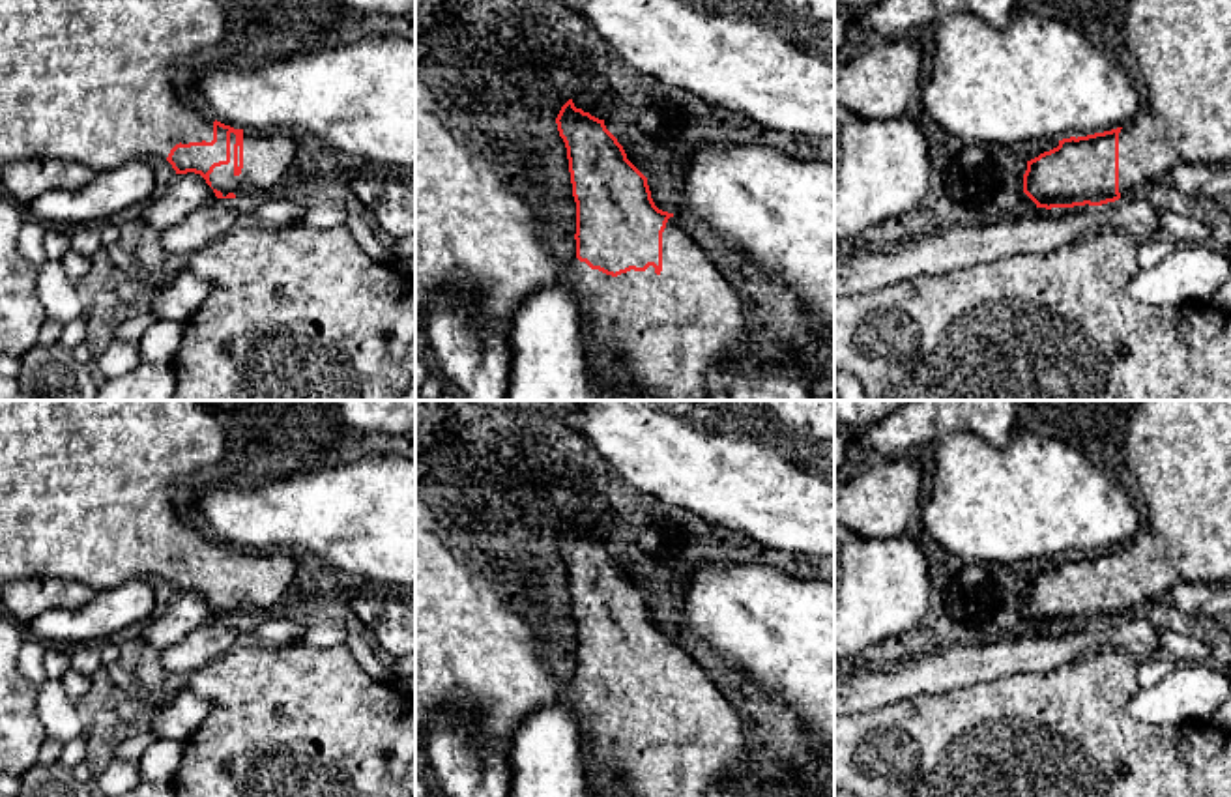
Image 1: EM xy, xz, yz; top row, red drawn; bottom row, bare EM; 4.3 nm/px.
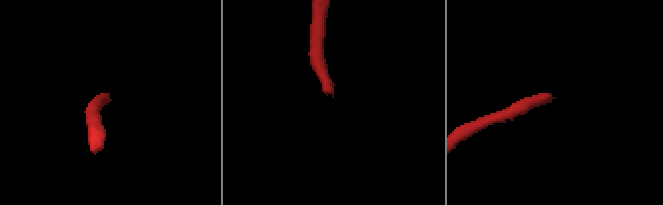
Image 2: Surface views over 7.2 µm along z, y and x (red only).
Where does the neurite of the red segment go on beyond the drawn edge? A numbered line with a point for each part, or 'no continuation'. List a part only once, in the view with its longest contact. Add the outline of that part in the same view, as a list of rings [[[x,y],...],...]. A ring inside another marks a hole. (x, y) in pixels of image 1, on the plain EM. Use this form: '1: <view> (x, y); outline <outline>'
1: xy (268, 577); outline [[[243,550],[243,587],[239,595],[234,593],[234,563],[236,554],[230,552],[230,582],[215,586],[210,593],[211,606],[221,610],[223,616],[228,612],[234,612],[236,617],[277,612],[296,597],[297,554]]]

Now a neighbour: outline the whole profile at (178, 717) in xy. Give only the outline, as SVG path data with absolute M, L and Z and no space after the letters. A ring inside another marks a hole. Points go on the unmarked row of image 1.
M183 687L152 709L150 728L157 739L185 743L208 718L211 705Z

